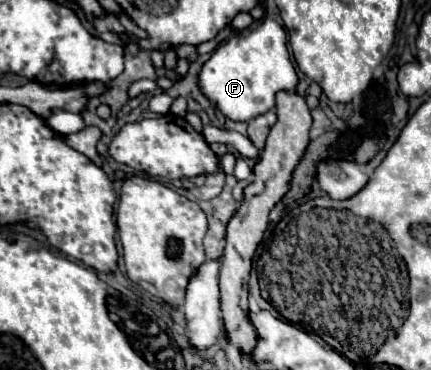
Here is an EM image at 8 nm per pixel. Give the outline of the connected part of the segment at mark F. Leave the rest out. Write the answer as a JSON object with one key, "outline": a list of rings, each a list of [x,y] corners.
{"outline":[[[263,19],[255,27],[249,27],[247,31],[233,37],[233,41],[229,39],[223,45],[219,45],[199,71],[199,91],[211,103],[215,103],[215,107],[231,121],[251,121],[253,117],[273,109],[275,107],[275,93],[281,89],[295,91],[297,81],[299,79],[297,79],[295,67],[293,67],[289,51],[287,51],[287,35],[285,35],[283,27],[273,19]]]}

